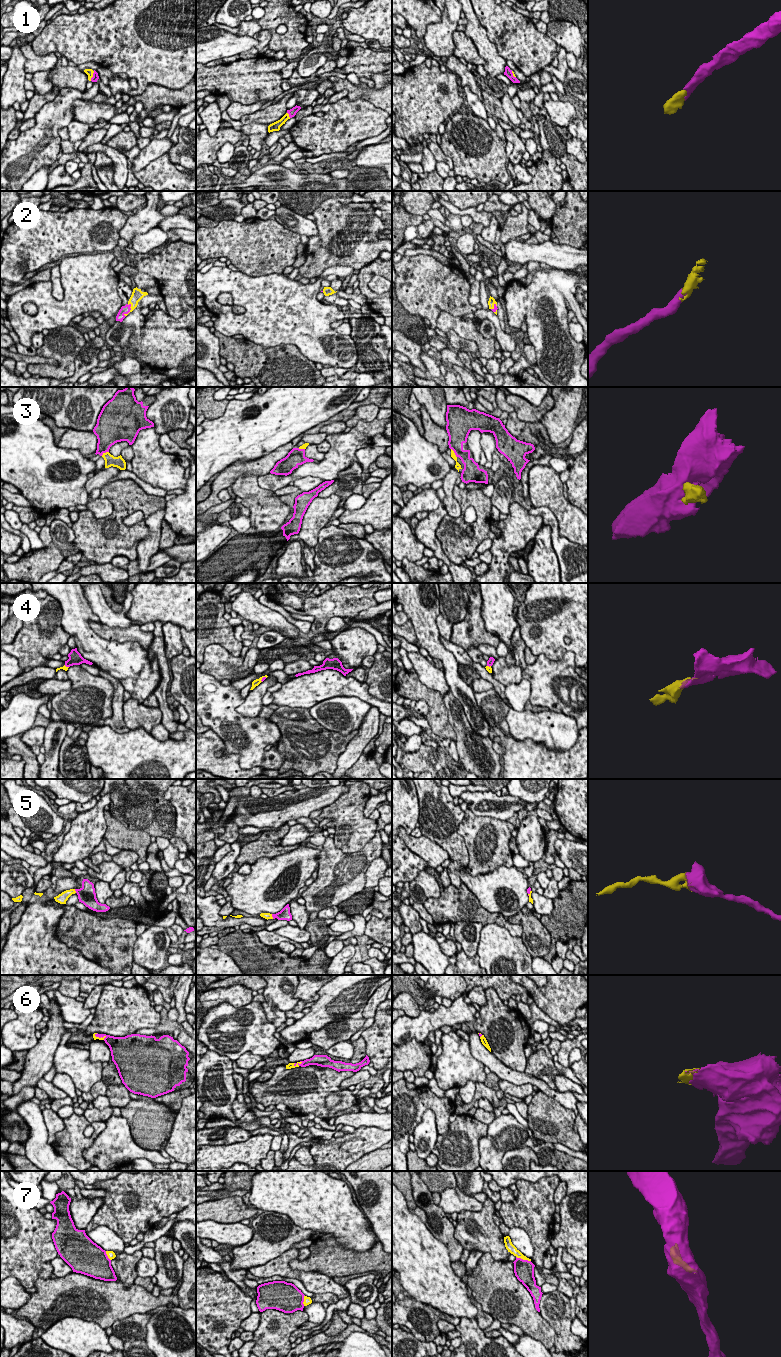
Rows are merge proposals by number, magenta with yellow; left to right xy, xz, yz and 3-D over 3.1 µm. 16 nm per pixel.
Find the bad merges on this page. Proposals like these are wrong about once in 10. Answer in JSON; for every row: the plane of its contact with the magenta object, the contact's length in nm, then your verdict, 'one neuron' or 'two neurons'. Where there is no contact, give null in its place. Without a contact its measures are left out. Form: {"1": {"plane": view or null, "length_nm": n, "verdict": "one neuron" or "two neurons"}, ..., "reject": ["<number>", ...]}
{"1": {"plane": "xy", "length_nm": 170, "verdict": "one neuron"}, "2": {"plane": "xy", "length_nm": 240, "verdict": "one neuron"}, "3": {"plane": "yz", "length_nm": 180, "verdict": "one neuron"}, "4": {"plane": "xz", "length_nm": 120, "verdict": "one neuron"}, "5": {"plane": "xz", "length_nm": 90, "verdict": "one neuron"}, "6": {"plane": "xz", "length_nm": 170, "verdict": "one neuron"}, "7": {"plane": "yz", "length_nm": 260, "verdict": "two neurons"}, "reject": ["7"]}

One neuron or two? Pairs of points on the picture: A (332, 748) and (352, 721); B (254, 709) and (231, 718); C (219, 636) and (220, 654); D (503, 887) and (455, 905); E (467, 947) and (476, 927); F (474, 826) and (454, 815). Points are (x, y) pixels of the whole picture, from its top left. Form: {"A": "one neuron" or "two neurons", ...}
{"A": "two neurons", "B": "two neurons", "C": "two neurons", "D": "two neurons", "E": "one neuron", "F": "two neurons"}

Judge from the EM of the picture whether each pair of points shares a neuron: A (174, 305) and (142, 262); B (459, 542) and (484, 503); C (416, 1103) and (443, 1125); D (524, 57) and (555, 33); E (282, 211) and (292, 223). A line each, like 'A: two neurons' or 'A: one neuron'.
A: one neuron
B: one neuron
C: one neuron
D: two neurons
E: one neuron

